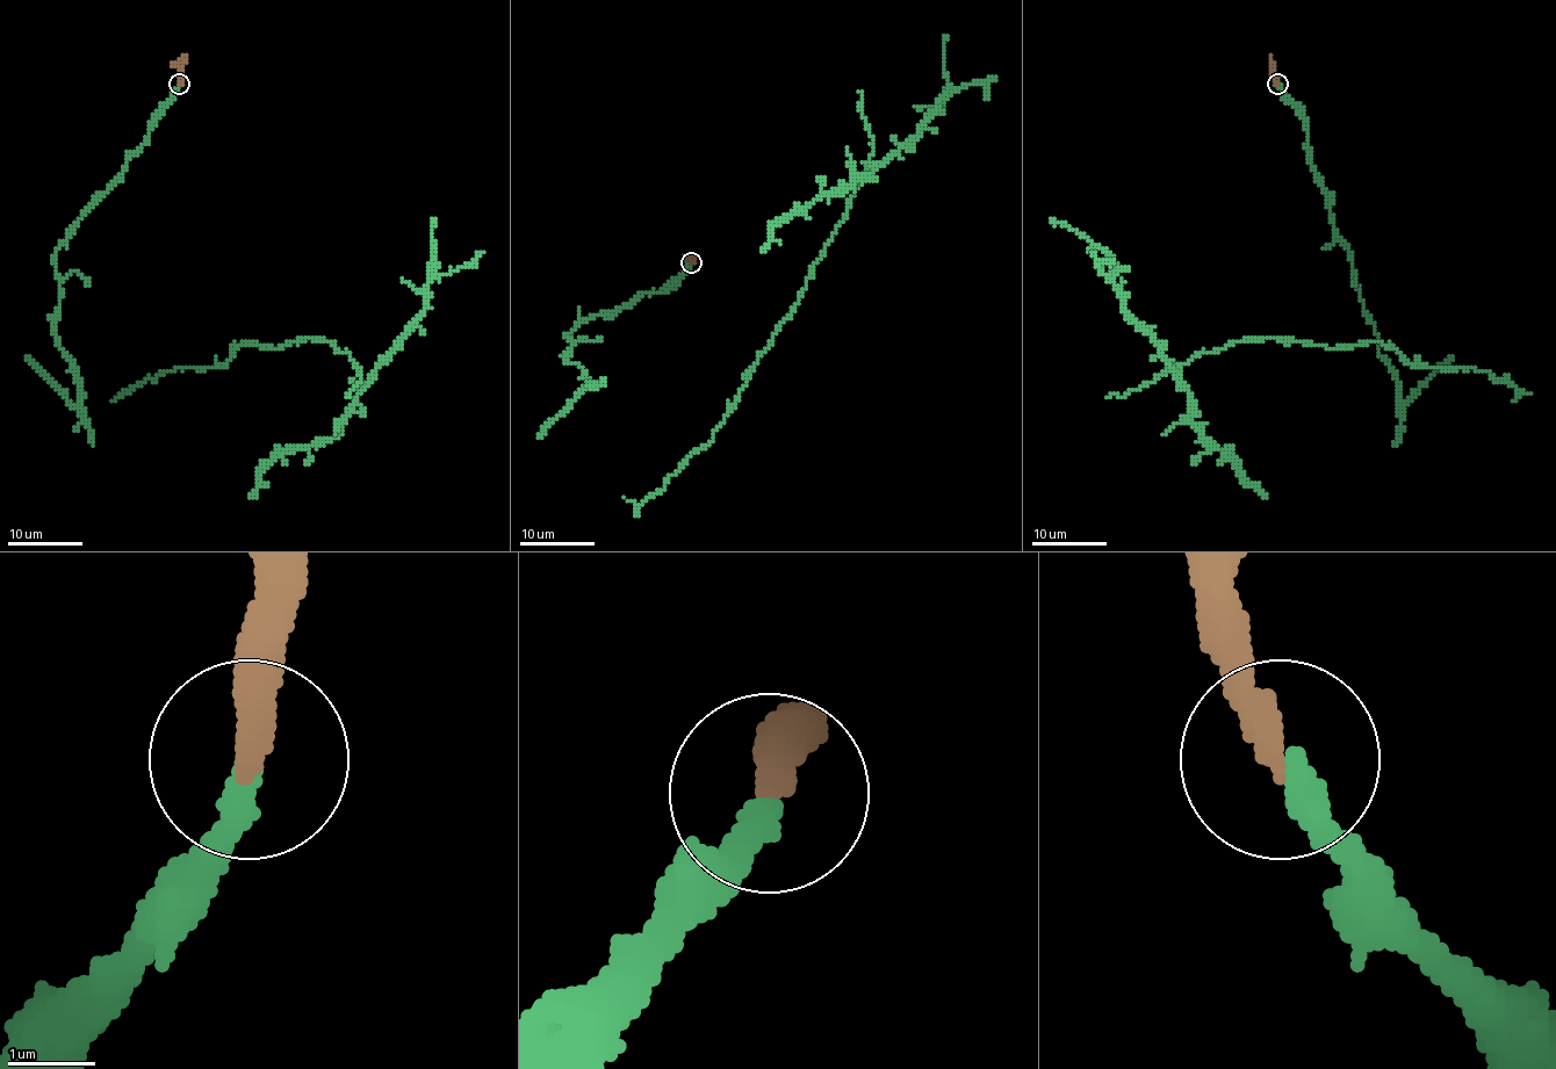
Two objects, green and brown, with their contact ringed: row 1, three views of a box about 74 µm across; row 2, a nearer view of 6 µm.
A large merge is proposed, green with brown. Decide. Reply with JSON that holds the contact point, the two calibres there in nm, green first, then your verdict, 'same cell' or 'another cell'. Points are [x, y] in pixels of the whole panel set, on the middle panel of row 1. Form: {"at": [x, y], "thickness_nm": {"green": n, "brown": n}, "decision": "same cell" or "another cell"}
{"at": [691, 262], "thickness_nm": {"green": 360, "brown": 360}, "decision": "same cell"}

